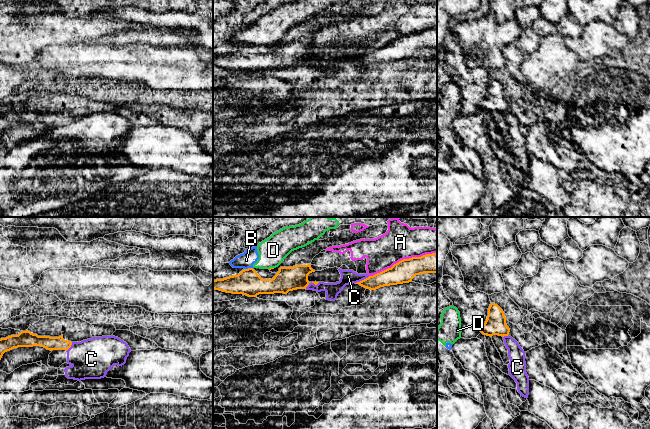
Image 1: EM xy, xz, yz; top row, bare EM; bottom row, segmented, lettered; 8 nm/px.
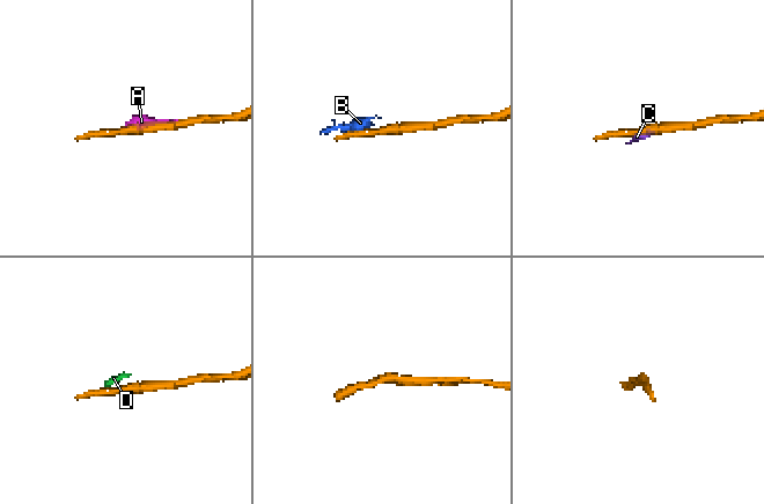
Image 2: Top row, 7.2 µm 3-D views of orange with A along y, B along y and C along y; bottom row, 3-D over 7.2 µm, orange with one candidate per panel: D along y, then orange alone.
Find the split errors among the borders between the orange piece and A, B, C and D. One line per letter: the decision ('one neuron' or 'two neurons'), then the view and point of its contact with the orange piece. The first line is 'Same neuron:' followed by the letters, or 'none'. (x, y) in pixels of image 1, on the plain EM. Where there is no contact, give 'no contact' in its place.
Same neuron: none
A: two neurons; contact xz (403, 35)
B: two neurons; contact xz (248, 44)
C: two neurons; contact xz (312, 58)
D: two neurons; contact xz (271, 44)

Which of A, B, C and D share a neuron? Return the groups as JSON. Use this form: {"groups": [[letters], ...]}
{"groups": [["A", "C"], ["B", "D"]]}

